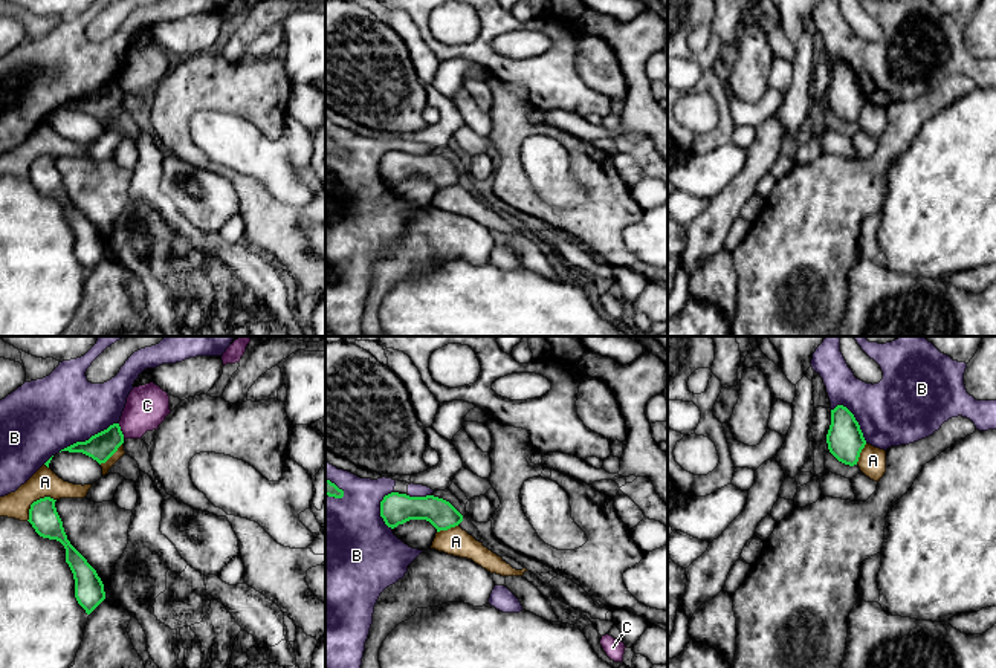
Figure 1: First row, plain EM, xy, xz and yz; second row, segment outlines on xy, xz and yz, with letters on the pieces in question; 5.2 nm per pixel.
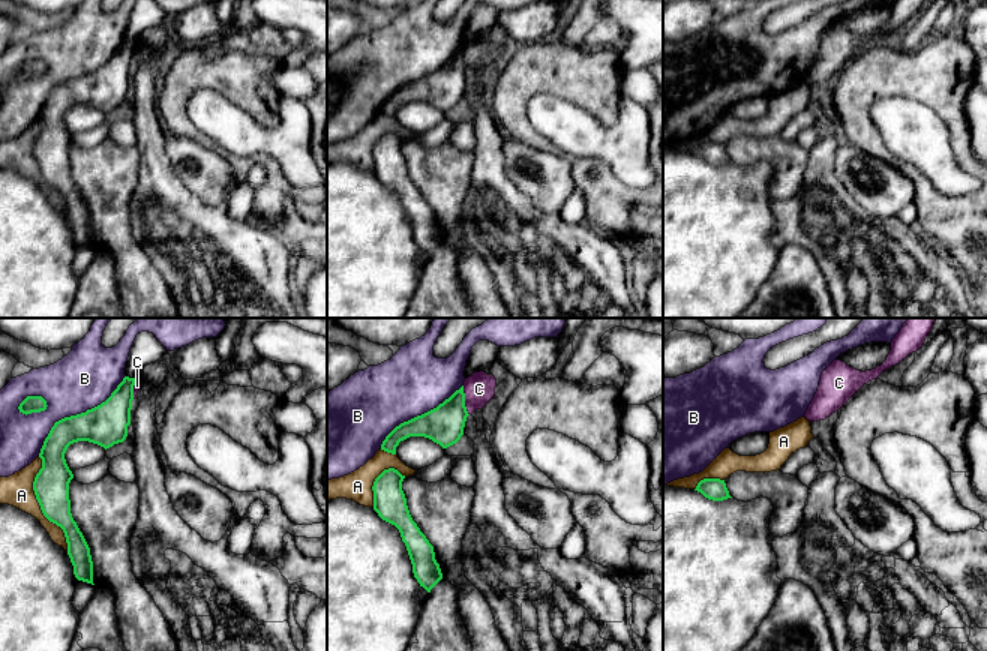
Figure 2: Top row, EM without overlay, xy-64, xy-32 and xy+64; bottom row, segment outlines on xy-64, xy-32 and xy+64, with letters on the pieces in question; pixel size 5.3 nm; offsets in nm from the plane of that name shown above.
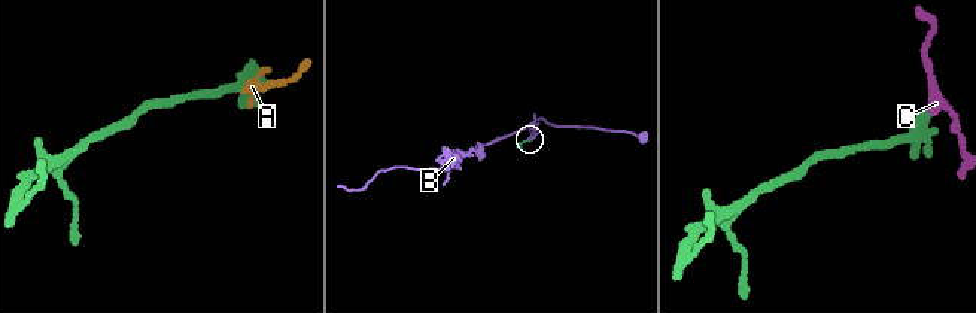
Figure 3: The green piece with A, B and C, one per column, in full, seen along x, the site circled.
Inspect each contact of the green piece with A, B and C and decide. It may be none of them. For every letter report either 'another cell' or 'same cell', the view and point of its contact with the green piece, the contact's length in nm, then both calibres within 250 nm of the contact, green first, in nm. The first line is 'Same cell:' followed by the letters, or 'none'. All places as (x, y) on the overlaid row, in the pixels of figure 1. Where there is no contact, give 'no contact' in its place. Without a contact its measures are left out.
Same cell: none
A: another cell; meets green in xy at (37, 500); contact 200 nm long; 150 nm thick on the green side, 150 nm on the other
B: another cell; meets green in xy at (89, 439); contact 360 nm long; 150 nm thick on the green side, 380 nm on the other
C: another cell; meets green in xy at (121, 431); contact 90 nm long; 150 nm thick on the green side, 220 nm on the other

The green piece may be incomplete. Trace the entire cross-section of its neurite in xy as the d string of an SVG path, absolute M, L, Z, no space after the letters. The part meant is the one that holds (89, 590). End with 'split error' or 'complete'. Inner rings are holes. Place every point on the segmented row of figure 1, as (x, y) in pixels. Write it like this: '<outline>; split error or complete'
M50 497L34 501L27 521L40 537L57 540L64 546L66 563L75 579L75 598L86 613L90 614L105 599L104 584L96 570L67 540L55 501Z; complete

